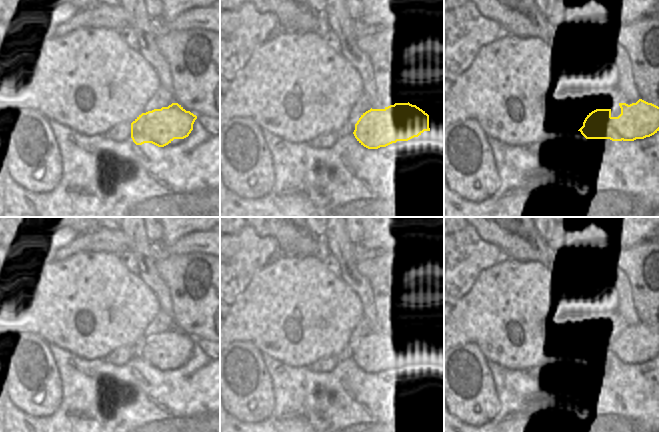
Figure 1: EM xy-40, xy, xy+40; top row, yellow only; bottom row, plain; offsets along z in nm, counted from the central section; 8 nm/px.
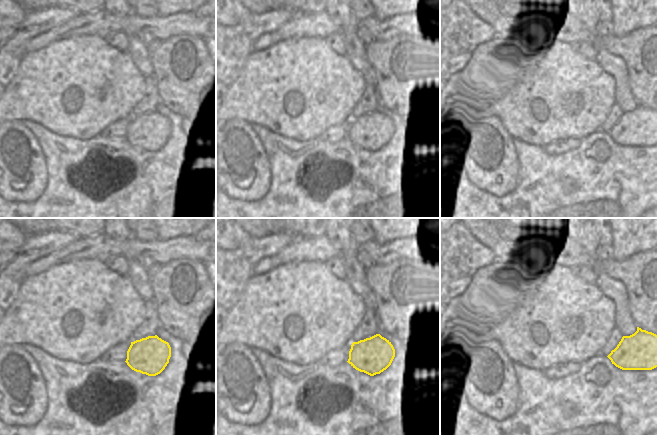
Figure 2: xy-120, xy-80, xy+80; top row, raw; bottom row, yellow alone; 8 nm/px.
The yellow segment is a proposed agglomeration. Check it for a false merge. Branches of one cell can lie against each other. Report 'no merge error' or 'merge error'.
no merge error

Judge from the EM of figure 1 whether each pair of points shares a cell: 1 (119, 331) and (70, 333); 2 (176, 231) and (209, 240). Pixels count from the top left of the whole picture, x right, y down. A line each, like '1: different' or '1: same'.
1: same
2: different

